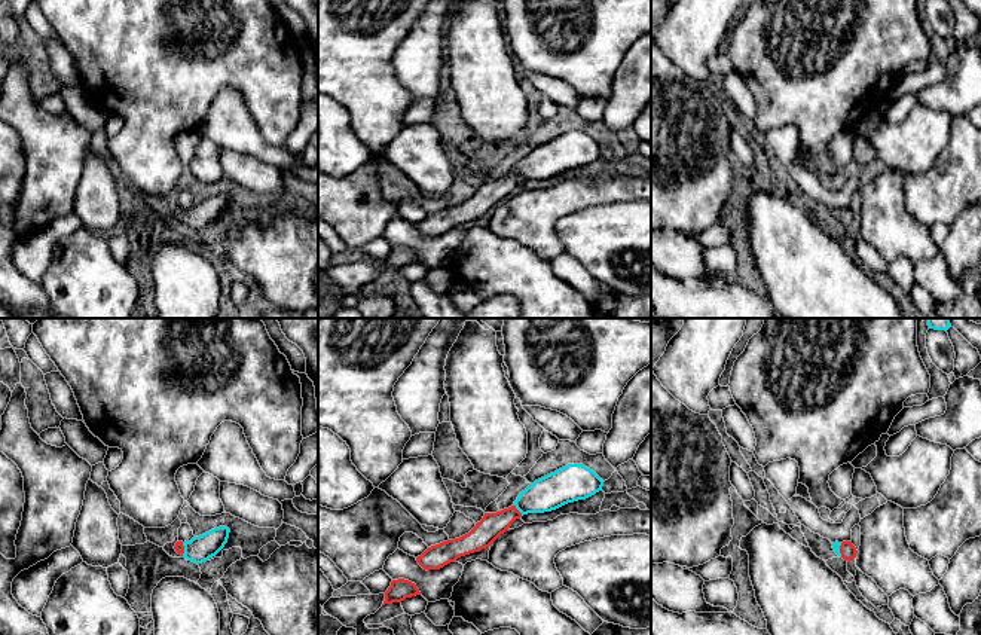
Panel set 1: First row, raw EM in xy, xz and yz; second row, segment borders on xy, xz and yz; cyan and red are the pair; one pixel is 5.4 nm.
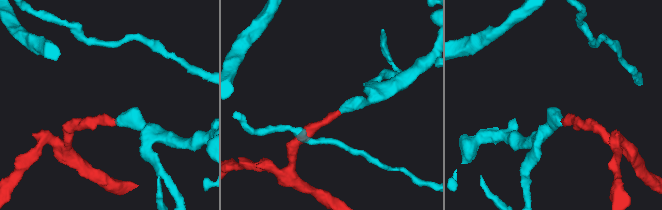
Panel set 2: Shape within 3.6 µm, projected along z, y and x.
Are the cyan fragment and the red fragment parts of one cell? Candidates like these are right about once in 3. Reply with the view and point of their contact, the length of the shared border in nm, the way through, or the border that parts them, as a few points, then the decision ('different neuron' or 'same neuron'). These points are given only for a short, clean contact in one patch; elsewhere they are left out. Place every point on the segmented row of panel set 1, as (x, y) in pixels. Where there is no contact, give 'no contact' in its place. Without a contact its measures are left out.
xz (517, 509) | 80 nm | across xz (555, 490), (529, 500), (517, 509), (492, 525) | same neuron

